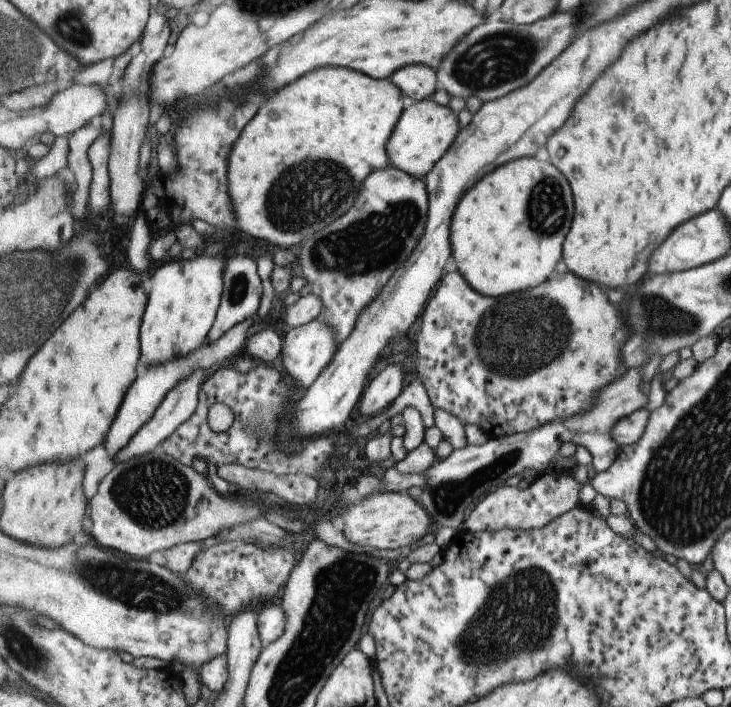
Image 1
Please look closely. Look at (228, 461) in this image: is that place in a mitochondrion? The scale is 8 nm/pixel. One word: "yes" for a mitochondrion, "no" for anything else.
no

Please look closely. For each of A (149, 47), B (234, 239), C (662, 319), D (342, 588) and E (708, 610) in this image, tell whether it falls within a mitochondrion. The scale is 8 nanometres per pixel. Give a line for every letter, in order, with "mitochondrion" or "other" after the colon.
A: other
B: other
C: mitochondrion
D: mitochondrion
E: other

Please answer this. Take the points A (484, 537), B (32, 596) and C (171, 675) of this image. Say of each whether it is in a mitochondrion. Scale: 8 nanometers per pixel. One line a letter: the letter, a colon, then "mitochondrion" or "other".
A: other
B: other
C: other

